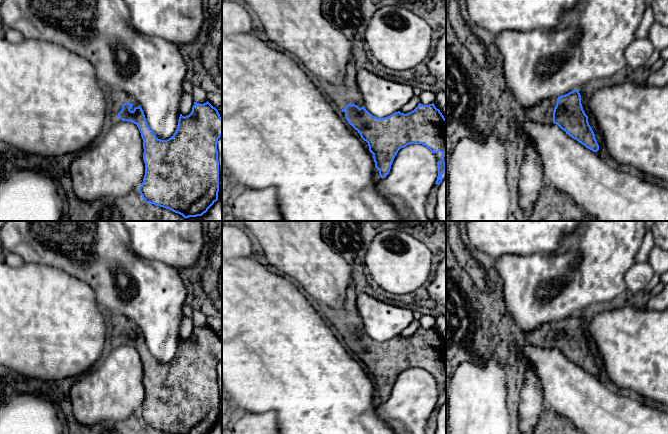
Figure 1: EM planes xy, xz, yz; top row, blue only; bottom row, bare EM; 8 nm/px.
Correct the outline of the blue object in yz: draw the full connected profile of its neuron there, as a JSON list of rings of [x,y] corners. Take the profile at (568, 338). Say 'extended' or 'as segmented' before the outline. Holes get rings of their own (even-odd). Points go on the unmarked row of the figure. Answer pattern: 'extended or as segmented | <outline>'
extended | [[[573,314],[558,322],[544,324],[538,329],[525,333],[525,340],[543,348],[557,348],[570,361],[597,376],[599,369],[585,338],[579,314]]]

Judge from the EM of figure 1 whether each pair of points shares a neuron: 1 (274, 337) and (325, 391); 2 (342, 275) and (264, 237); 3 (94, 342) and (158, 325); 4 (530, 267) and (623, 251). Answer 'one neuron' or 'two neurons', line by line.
1: one neuron
2: one neuron
3: two neurons
4: one neuron

